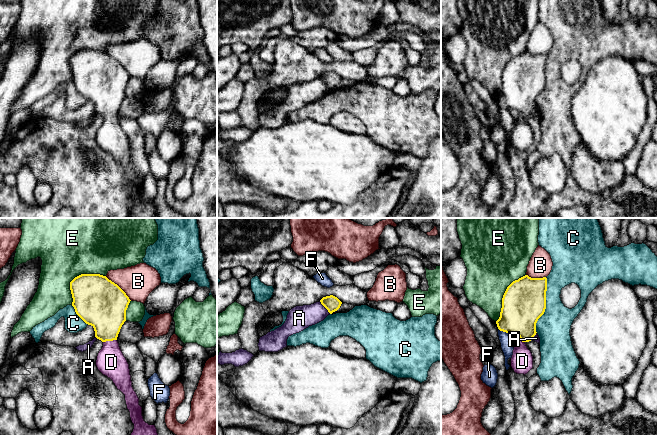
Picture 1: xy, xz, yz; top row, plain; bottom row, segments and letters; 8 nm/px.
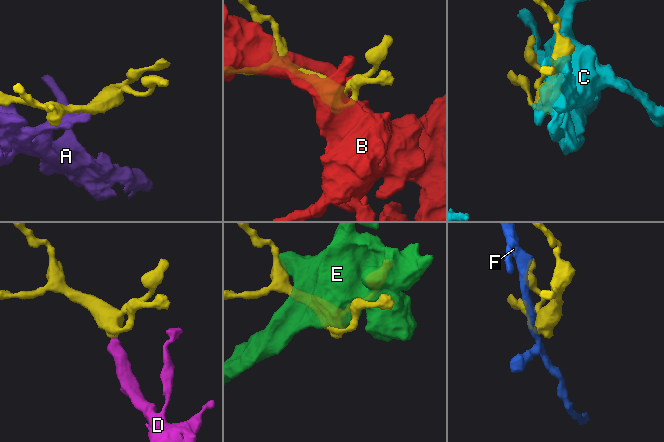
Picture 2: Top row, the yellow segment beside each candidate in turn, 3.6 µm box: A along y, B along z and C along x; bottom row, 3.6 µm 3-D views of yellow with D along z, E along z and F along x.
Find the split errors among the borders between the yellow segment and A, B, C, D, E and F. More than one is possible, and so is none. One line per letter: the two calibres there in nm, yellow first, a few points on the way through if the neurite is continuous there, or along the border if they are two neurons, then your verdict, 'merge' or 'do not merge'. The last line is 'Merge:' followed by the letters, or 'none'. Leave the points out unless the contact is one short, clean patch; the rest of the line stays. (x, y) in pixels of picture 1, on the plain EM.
A: calibres 120 and 190 nm; do not merge
B: calibres 400 and 260 nm; do not merge
C: calibres 360 and 280 nm; do not merge
D: calibres 320 and 220 nm; way xy (105, 86), (109, 116), (111, 138); merge
E: calibres 380 and 440 nm; do not merge
F: calibres 320 and 110 nm; border yz (498, 104), (509, 109); do not merge
Merge: D

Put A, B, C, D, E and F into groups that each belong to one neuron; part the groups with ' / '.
A / B / C / D / E / F

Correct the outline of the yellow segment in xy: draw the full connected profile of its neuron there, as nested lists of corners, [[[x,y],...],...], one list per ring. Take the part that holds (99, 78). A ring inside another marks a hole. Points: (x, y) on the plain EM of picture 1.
[[[81,50],[75,53],[70,58],[70,66],[73,74],[72,82],[76,90],[94,104],[95,113],[103,118],[96,136],[98,146],[110,154],[117,165],[125,171],[127,185],[134,200],[128,218],[159,218],[155,201],[149,201],[143,195],[139,174],[132,163],[129,140],[117,117],[120,105],[126,97],[126,86],[131,76],[117,60],[100,50]]]

